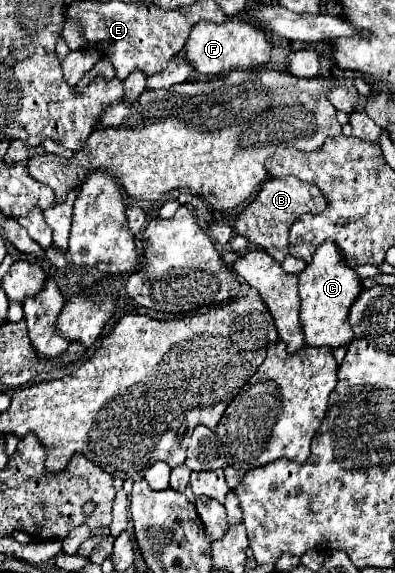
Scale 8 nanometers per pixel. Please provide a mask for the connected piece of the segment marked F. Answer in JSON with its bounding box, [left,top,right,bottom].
[185,20,271,74]

